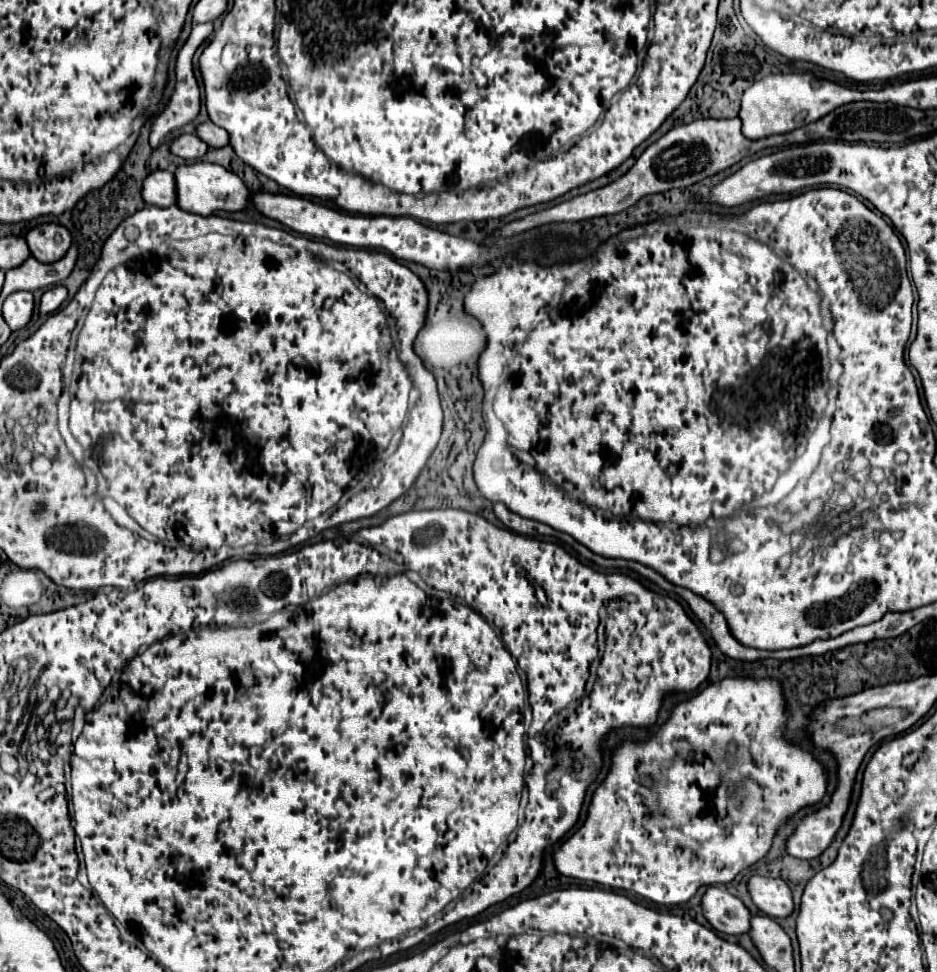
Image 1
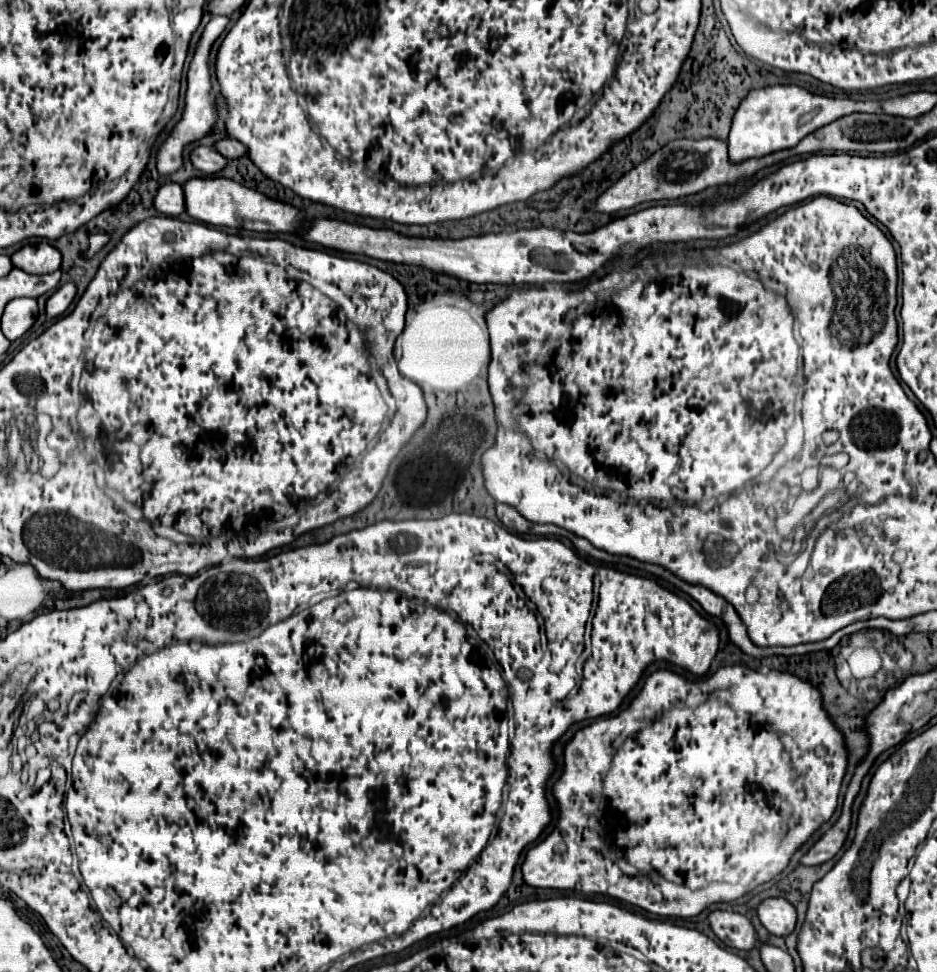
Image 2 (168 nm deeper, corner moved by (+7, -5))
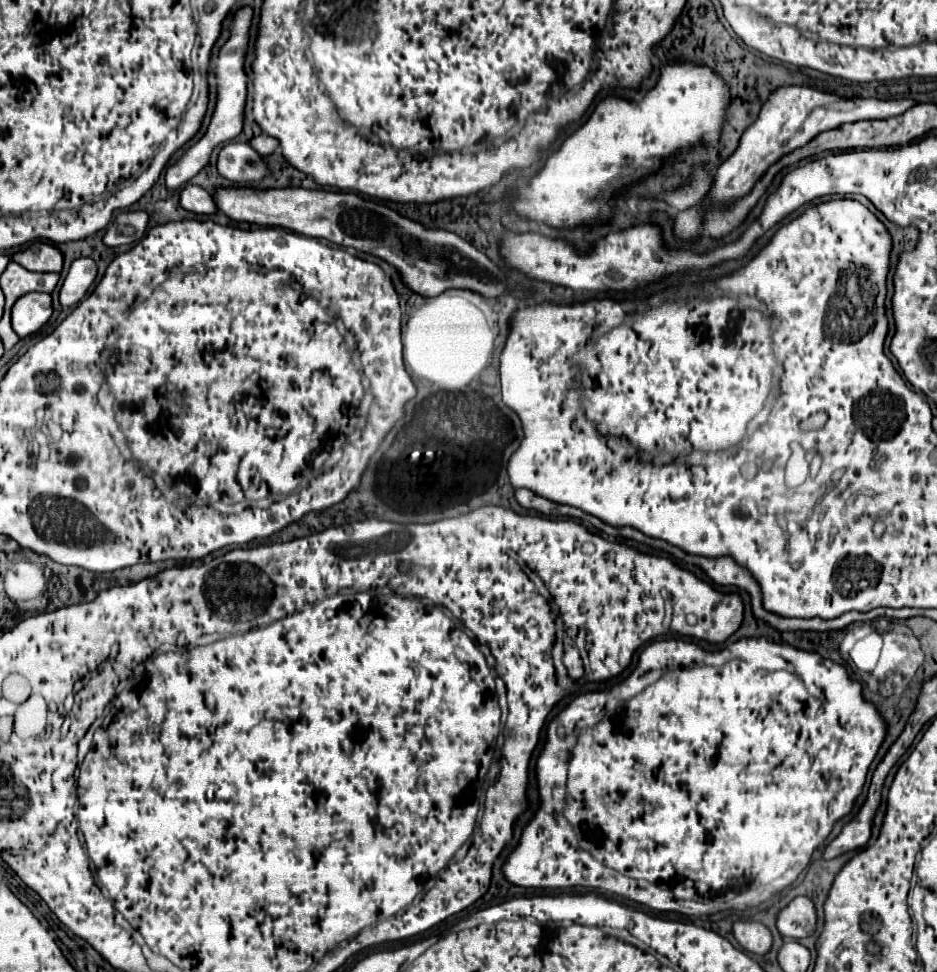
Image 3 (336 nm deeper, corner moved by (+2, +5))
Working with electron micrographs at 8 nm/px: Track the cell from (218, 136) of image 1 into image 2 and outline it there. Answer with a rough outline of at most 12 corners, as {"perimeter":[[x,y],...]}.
{"perimeter":[[234,138],[216,144],[222,156],[230,160],[246,156],[246,146]]}

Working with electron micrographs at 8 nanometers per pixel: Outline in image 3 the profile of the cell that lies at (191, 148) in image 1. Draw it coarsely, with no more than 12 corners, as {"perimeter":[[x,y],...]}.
{"perimeter":[[249,144],[219,150],[217,170],[239,186],[267,174],[263,158]]}

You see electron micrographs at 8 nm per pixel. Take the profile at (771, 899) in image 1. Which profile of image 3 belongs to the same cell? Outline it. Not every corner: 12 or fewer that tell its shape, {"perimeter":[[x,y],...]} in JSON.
{"perimeter":[[795,896],[777,914],[787,938],[815,932],[817,914],[807,896]]}

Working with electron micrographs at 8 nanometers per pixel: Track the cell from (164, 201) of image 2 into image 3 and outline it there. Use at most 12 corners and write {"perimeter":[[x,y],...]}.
{"perimeter":[[195,184],[179,190],[179,202],[195,214],[217,212],[209,192]]}

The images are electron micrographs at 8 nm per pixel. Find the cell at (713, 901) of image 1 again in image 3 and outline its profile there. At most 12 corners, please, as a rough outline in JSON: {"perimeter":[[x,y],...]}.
{"perimeter":[[737,920],[733,936],[745,950],[765,954],[771,932],[761,922]]}

